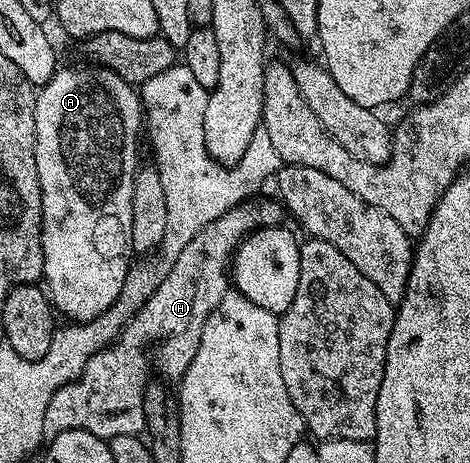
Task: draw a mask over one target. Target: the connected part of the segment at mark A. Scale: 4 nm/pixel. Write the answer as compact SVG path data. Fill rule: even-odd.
M98 66L86 67L87 68L60 67L55 75L51 77L51 80L38 89L35 98L35 165L37 166L39 185L41 186L41 214L43 215L43 280L45 281L45 291L53 305L54 311L58 313L60 317L68 316L66 319L71 322L86 322L93 318L97 318L105 310L109 310L109 306L113 306L117 294L121 294L121 290L125 286L127 270L132 267L133 264L133 253L131 250L131 235L133 234L133 182L135 181L136 172L138 172L141 167L141 161L139 161L139 132L141 136L141 129L145 124L143 102L140 93L137 91L136 85L125 82L125 78L121 78L117 73L108 68L101 68Z

